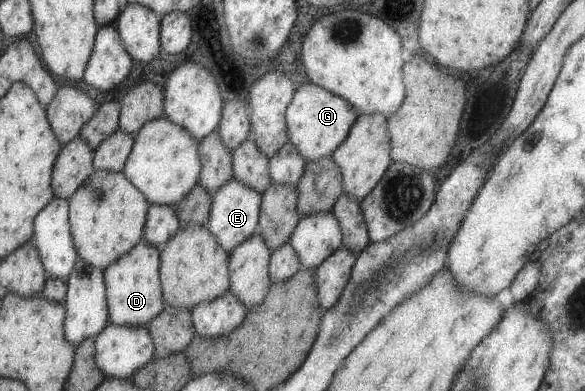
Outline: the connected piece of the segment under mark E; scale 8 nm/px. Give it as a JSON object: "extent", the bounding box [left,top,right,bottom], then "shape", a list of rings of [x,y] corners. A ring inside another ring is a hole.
{"extent":[207,177,262,254],"shape":[[[233,177],[218,193],[212,196],[207,230],[215,237],[218,245],[228,254],[258,232],[262,196],[255,189]]]}

